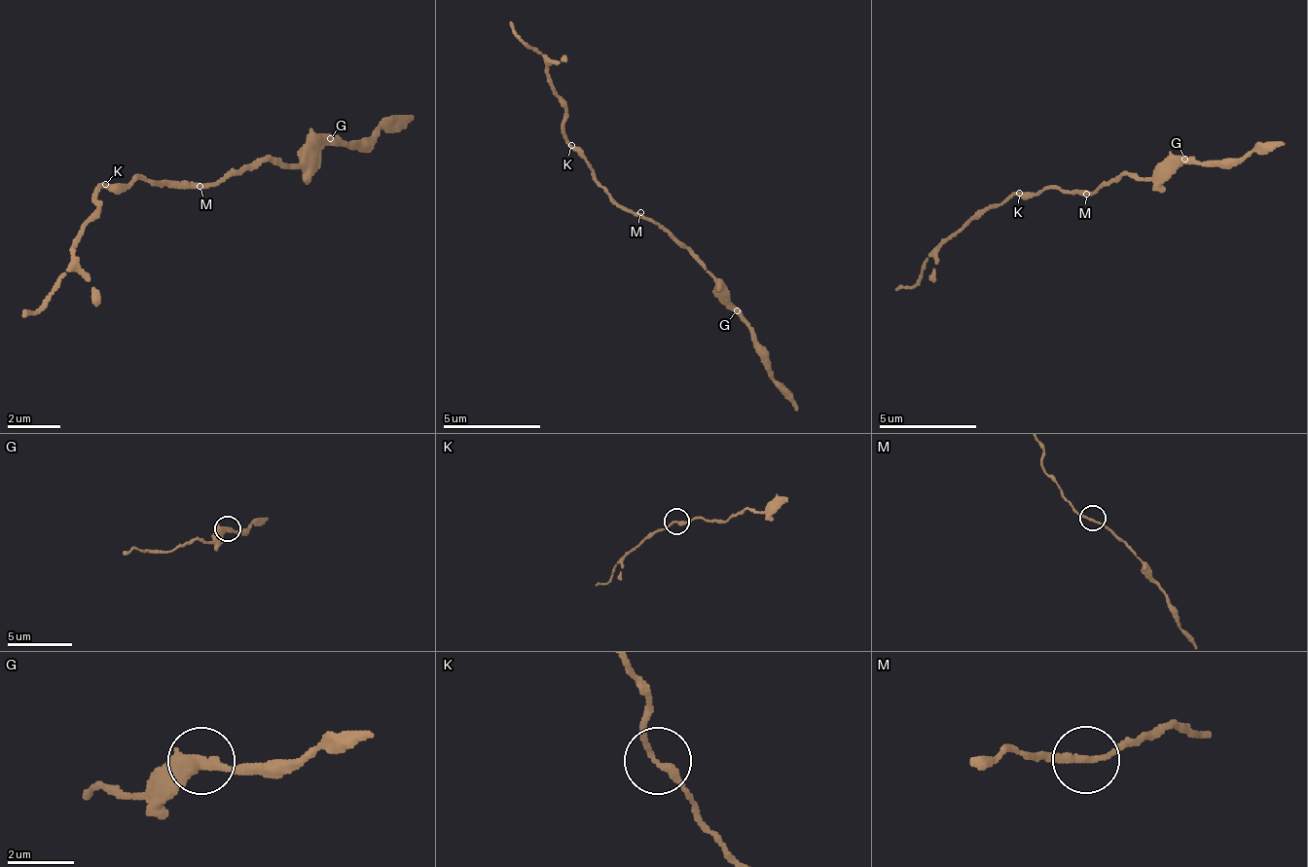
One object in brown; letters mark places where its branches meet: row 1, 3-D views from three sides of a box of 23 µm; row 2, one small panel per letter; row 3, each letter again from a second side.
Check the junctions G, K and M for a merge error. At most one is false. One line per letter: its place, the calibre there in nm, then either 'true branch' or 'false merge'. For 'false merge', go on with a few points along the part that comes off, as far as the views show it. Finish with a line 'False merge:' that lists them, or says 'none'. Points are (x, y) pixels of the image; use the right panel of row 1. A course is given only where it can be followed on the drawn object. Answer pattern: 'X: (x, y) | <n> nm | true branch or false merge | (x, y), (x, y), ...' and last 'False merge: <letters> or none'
G: (1184, 159) | 360 nm | false merge | (1183, 160), (1247, 160), (1286, 145)
K: (1019, 193) | 200 nm | true branch
M: (1086, 194) | 160 nm | true branch
False merge: G

